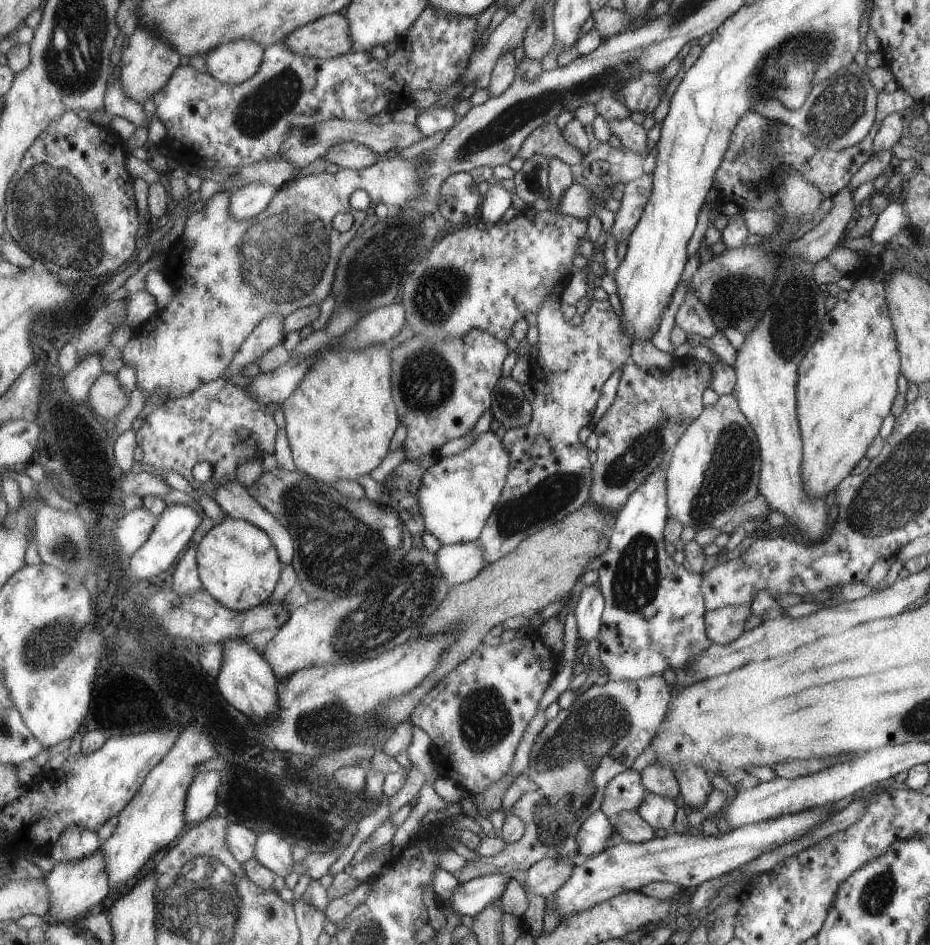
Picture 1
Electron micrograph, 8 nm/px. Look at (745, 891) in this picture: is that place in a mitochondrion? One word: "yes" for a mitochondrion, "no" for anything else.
no

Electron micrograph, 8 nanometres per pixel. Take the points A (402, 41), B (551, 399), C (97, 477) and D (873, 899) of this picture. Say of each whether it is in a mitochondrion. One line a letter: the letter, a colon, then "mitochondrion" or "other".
A: other
B: other
C: other
D: mitochondrion

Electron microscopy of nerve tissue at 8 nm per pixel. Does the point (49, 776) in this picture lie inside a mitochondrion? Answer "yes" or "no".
no

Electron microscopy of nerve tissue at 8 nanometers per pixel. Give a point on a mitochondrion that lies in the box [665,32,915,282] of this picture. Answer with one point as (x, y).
(839, 104)

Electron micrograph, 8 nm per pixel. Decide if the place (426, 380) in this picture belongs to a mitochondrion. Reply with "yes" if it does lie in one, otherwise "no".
yes

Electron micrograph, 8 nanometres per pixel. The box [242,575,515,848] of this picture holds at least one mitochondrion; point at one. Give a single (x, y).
(333, 723)

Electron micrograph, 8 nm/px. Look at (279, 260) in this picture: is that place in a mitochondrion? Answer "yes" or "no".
yes

